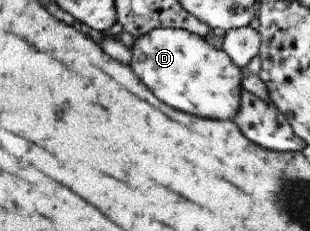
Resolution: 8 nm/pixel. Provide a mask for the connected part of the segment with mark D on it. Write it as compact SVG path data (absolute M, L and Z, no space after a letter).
M152 29L135 38L130 47L129 66L163 103L199 117L232 120L241 106L242 68L233 63L229 54L216 49L208 37L186 29Z

